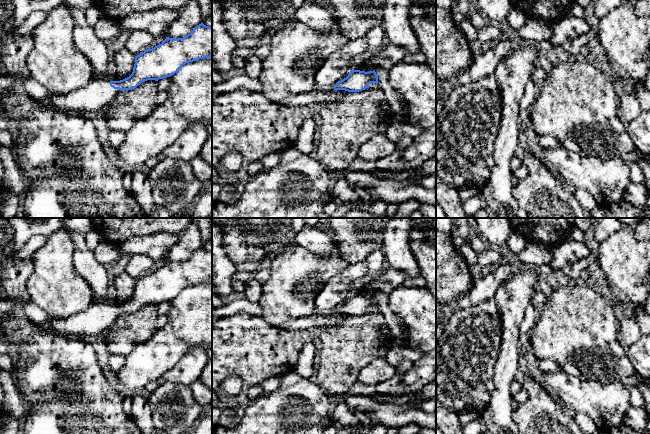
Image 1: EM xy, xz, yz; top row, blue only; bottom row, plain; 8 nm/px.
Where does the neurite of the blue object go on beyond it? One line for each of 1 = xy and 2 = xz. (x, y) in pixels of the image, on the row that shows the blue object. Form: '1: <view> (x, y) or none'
1: xy (96, 95)
2: xz (317, 87)

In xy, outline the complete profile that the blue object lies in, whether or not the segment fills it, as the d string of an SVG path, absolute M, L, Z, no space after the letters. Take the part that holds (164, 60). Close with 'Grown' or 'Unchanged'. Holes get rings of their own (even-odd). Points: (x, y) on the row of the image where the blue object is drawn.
M197 25L183 38L166 39L135 56L132 74L120 81L91 80L85 87L67 94L53 95L46 105L58 111L95 117L121 90L132 90L147 80L167 78L186 63L212 57L212 27Z. Grown

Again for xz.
M351 70L346 78L334 85L321 86L315 84L313 91L345 90L348 92L358 92L368 88L370 83L378 84L378 76L375 70L369 72Z. Grown

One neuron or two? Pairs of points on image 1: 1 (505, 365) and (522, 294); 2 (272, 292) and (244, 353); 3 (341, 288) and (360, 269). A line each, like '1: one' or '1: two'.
1: one
2: two
3: one

